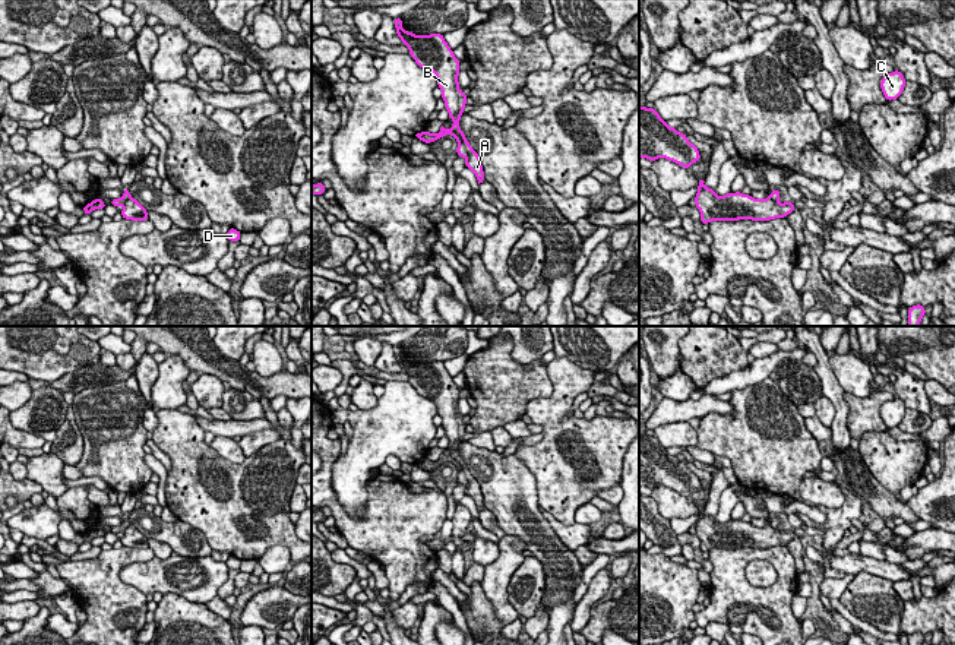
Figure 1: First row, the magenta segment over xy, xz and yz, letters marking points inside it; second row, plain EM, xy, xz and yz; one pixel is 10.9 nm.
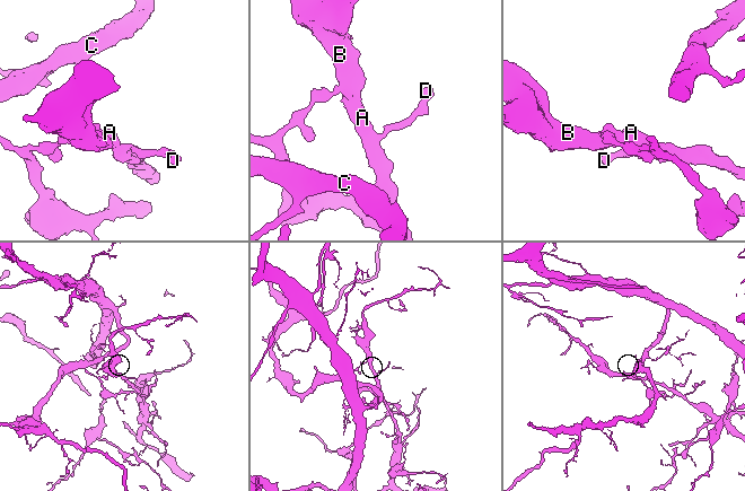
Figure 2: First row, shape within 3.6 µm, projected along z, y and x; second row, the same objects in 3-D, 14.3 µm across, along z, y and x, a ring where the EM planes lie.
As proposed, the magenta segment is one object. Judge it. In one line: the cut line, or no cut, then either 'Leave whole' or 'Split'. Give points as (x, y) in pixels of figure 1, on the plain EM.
Split along xz (451, 457), (461, 467), (459, 470). Split

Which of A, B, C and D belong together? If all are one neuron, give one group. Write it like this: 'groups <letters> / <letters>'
groups A B D / C

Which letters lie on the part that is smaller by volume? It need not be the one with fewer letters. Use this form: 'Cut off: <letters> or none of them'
Cut off: A, B, D

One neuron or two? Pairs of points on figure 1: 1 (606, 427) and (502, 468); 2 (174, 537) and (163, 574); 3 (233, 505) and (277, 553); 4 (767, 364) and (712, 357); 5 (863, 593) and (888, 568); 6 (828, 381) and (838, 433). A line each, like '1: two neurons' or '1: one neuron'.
1: two neurons
2: two neurons
3: two neurons
4: two neurons
5: two neurons
6: one neuron

